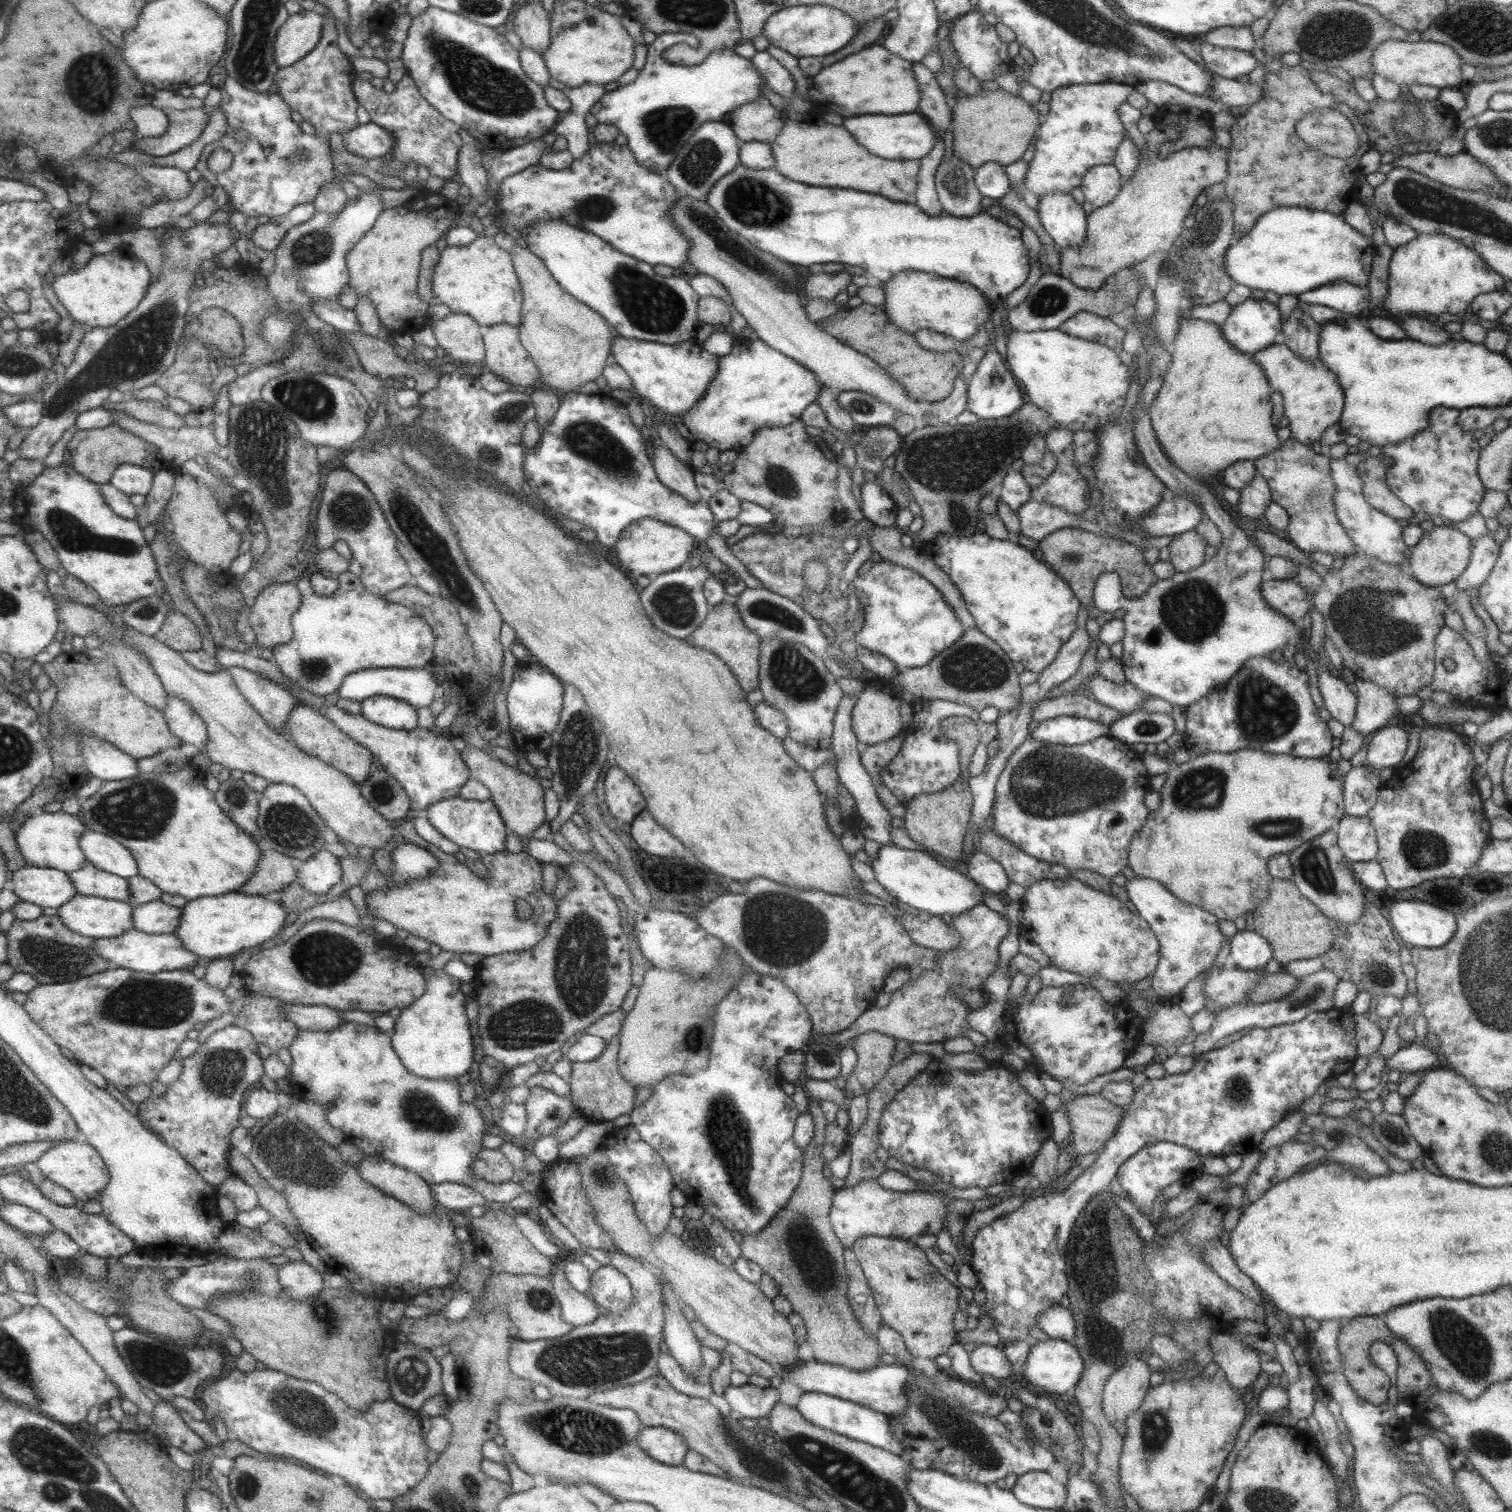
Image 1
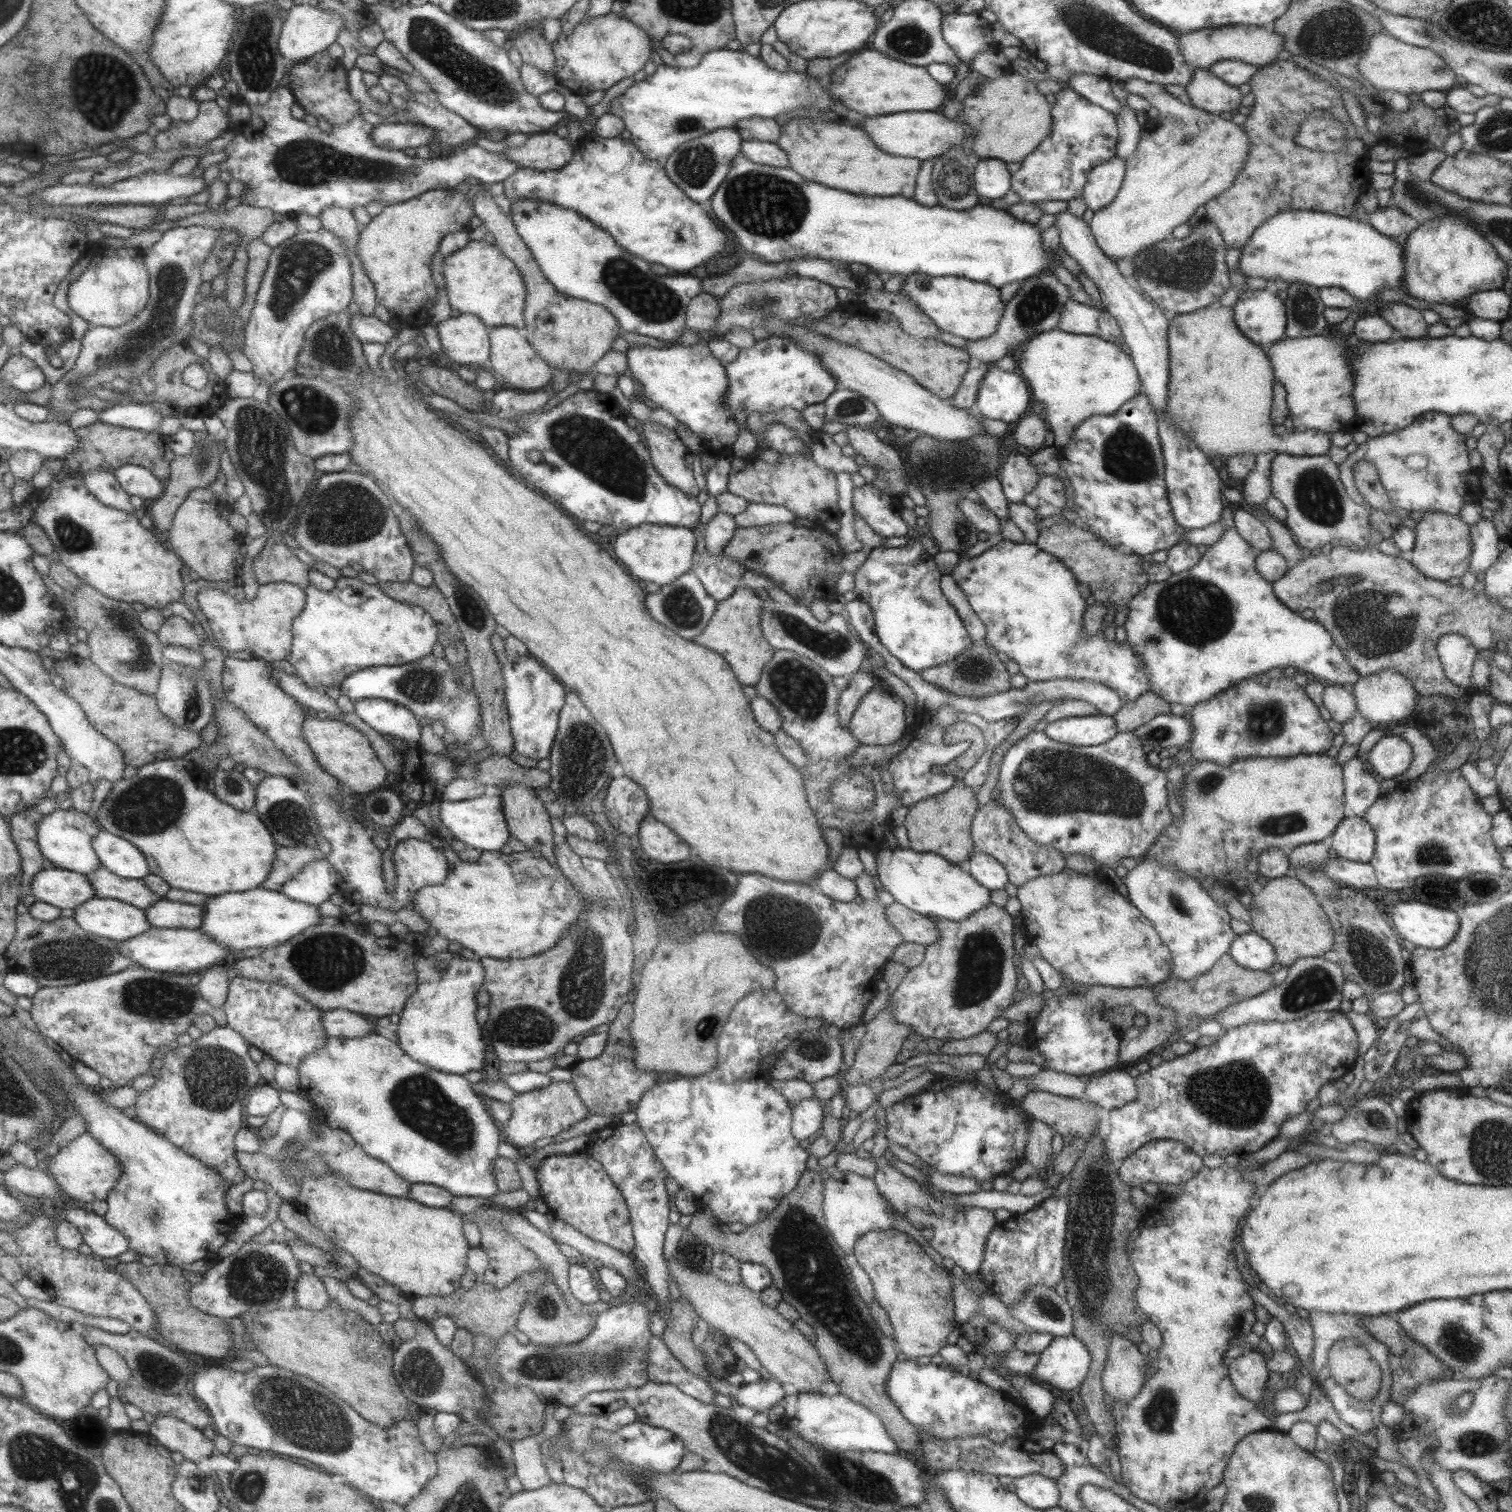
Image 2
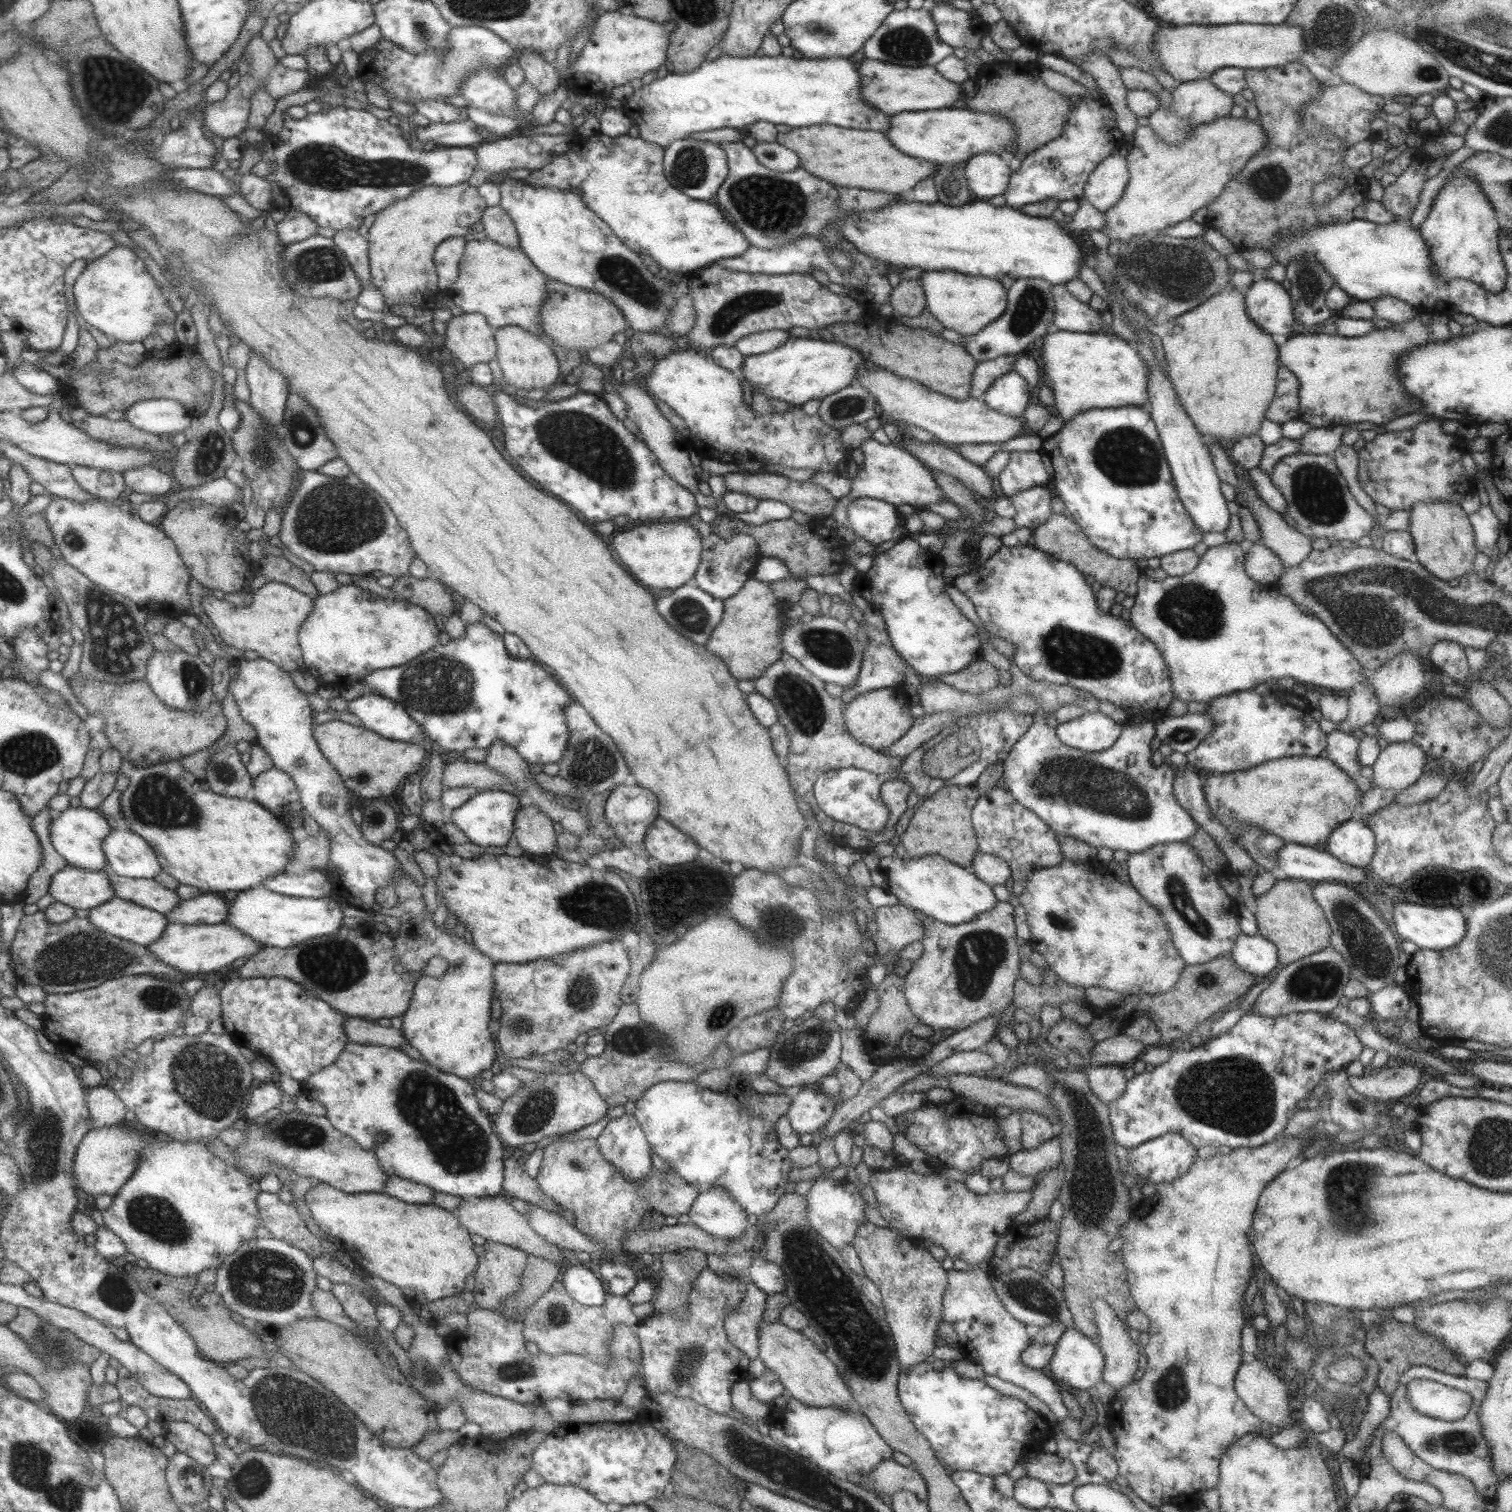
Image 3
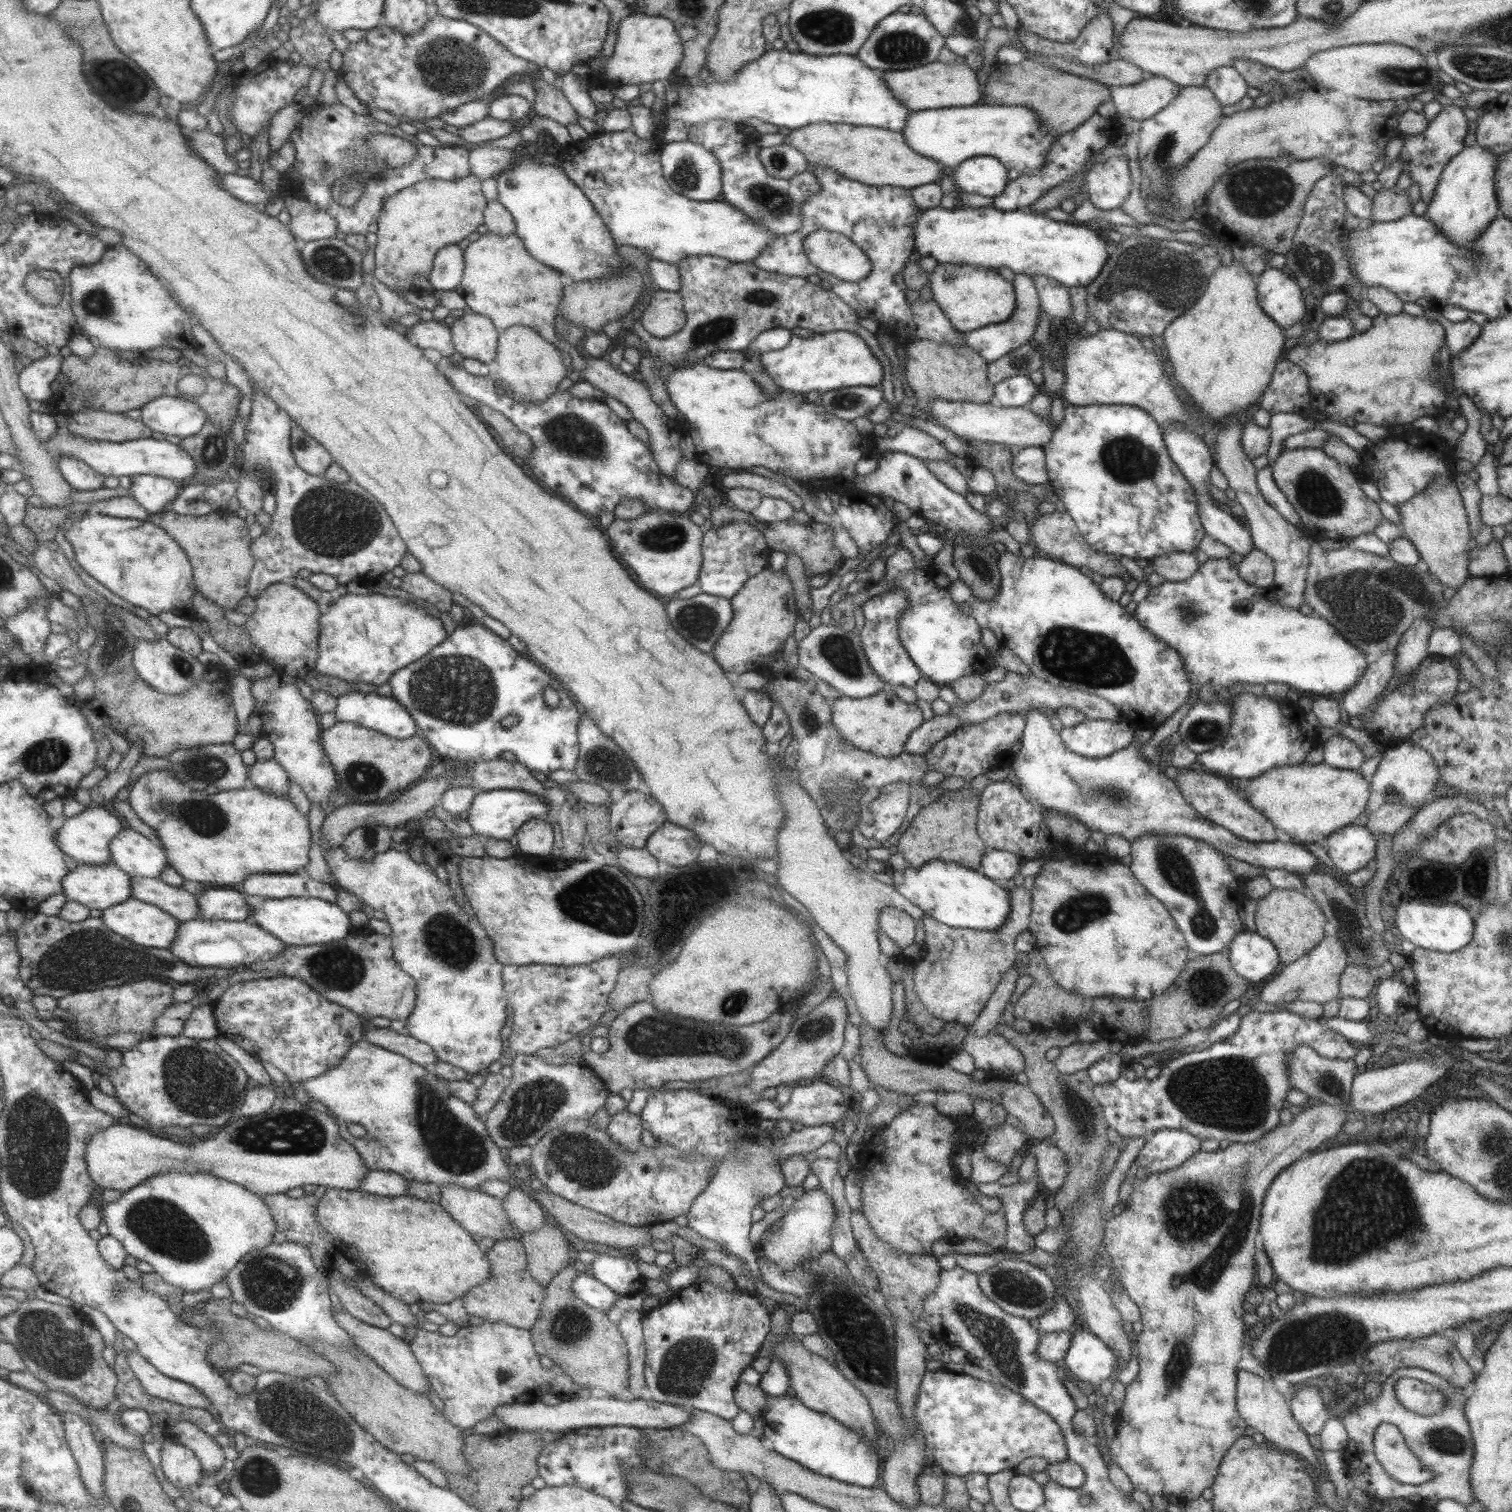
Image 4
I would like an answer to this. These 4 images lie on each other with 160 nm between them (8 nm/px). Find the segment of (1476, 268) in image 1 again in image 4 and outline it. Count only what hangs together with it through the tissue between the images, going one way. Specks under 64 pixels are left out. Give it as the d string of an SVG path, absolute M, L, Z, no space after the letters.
M1477 143L1464 147L1444 166L1433 196L1426 204L1423 216L1461 251L1471 251L1477 237L1499 216L1493 176L1496 158L1490 153L1490 147L1483 148Z

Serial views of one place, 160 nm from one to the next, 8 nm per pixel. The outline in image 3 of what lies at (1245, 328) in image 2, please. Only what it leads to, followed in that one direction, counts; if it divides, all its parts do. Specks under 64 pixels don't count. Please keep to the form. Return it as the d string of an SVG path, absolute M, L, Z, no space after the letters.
M1256 277L1244 292L1245 312L1267 334L1290 335L1294 324L1289 292L1280 283Z

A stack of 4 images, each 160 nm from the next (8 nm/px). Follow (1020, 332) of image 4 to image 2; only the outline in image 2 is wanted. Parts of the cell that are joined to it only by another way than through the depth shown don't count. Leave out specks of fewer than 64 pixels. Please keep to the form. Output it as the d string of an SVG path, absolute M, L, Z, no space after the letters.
M1037 274L1020 283L1019 289L1004 306L995 332L987 338L969 341L965 352L973 362L991 364L1005 356L1011 346L1019 346L1027 342L1037 333L1055 329L1059 321L1063 305L1070 300L1069 290L1058 282L1055 275Z

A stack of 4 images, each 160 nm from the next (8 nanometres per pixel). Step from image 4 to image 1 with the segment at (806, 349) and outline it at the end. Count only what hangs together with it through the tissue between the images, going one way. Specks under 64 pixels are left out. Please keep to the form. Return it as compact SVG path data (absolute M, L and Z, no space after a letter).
M744 337L734 338L731 342L731 351L726 356L718 358L718 370L709 381L704 395L689 411L674 418L674 429L690 444L705 442L709 447L719 451L734 450L750 443L753 432L758 428L781 427L791 424L803 409L816 400L818 390L823 387L815 379L813 373L791 358L781 355L781 352L769 348L760 338L749 340Z

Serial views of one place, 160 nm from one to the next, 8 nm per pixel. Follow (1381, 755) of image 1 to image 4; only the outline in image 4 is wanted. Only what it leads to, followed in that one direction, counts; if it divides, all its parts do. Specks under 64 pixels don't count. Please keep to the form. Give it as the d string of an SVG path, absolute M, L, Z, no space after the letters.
M1409 741L1397 743L1387 747L1377 764L1377 770L1370 782L1370 791L1383 795L1385 801L1390 803L1403 803L1405 806L1419 808L1425 804L1425 796L1435 788L1440 780L1437 766L1433 764L1431 755L1423 748L1413 745Z

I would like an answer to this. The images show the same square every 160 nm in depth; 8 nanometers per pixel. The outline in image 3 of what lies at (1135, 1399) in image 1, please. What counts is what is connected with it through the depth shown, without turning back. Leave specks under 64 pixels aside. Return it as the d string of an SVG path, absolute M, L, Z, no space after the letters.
M1096 1298L1092 1307L1097 1344L1104 1356L1101 1380L1116 1391L1134 1380L1141 1344L1129 1338L1128 1328L1117 1319L1108 1304Z

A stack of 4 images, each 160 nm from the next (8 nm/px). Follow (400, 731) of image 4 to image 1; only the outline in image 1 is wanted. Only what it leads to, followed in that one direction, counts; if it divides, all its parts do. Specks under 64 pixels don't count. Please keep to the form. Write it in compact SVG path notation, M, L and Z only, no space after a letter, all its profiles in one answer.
M373 696L360 704L360 716L372 724L403 731L417 728L416 709L403 700L395 700L389 696Z

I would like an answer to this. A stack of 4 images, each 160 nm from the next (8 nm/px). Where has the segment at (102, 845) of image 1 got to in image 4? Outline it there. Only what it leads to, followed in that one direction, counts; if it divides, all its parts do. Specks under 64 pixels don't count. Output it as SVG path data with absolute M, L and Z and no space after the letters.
M129 827L111 843L113 862L132 877L159 878L170 866L165 848Z

